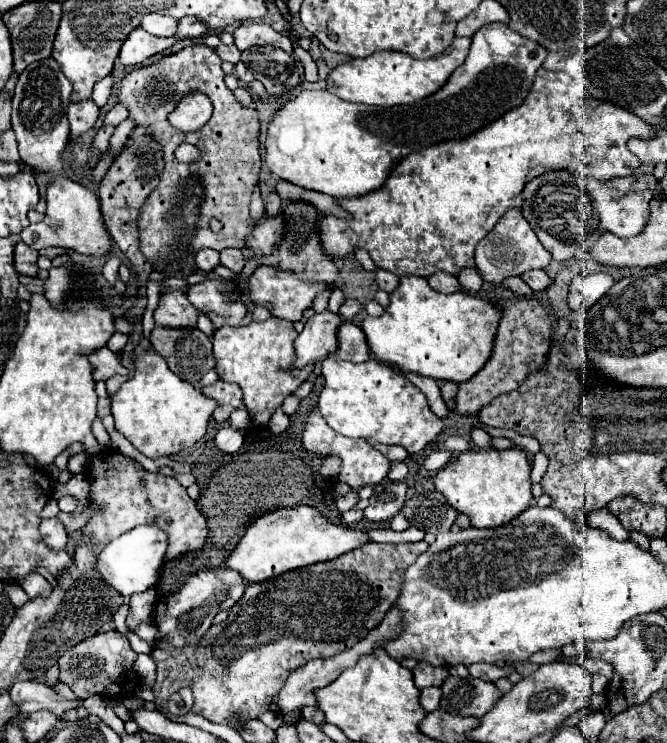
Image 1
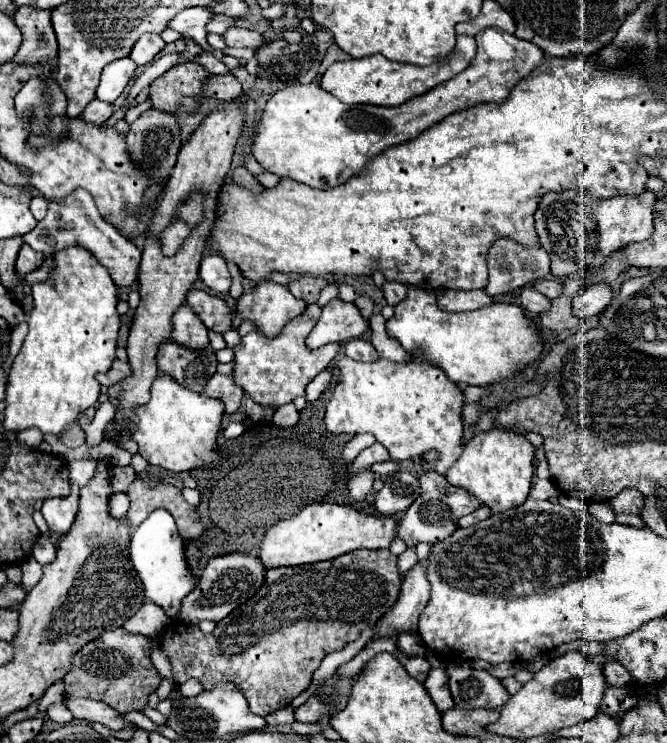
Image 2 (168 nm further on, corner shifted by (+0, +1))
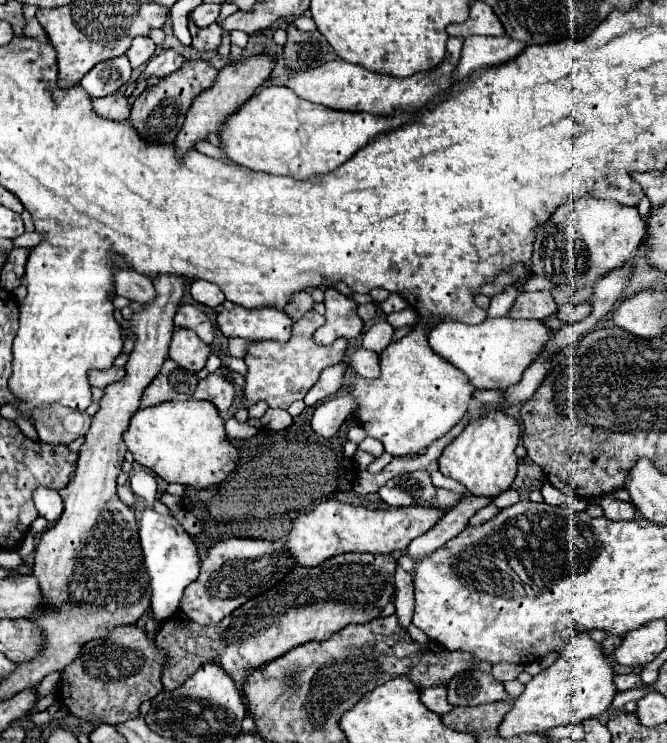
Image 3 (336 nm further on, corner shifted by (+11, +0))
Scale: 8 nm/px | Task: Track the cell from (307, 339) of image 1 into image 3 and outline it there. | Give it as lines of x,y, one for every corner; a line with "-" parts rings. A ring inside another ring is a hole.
325,290
325,324
315,330
317,344
333,344
337,338
357,338
363,332
363,320
357,316
357,304
337,290

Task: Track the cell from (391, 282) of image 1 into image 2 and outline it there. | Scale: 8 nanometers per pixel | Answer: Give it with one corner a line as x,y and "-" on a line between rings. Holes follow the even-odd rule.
388,281
384,283
384,297
386,297
388,305
392,305
392,307
396,307
406,297
406,291
408,291
408,287
404,289
402,283
388,283

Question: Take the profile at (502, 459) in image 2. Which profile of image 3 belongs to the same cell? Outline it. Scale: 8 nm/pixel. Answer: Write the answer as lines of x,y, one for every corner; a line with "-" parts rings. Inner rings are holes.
503,412
485,414
483,418
469,422
467,428
443,450
439,458
439,472
463,484
473,496
495,498
509,490
517,476
519,458
515,456
515,448
519,444
519,434
521,428
515,418
505,416

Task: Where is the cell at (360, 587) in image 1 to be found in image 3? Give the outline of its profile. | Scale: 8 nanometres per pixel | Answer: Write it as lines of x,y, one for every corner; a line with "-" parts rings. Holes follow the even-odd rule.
339,554
321,562
315,568
295,566
277,586
273,586
261,596
247,600
241,608
225,616
219,624
201,626
191,620
183,620
181,616
173,616
165,620
155,636
155,646
167,654
163,676
161,676
163,688
165,690
179,688
187,678
195,674
197,668
201,668
207,662
213,662
231,676
231,680
235,682
237,690
243,696
245,706
249,706
243,694
243,686
253,670
277,660
277,656
283,656
285,652
301,644
307,644
313,640
327,640
331,634
335,634
337,630
343,630
349,624
371,622
375,616
379,616
379,612
387,606
387,602
395,594
393,572
395,572
395,558
391,554

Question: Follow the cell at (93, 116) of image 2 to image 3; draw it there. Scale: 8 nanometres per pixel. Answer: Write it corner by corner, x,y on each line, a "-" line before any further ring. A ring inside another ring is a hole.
121,92
109,94
105,98
95,98
93,100
93,112
101,118
107,120
127,120
129,118
129,106
127,106
127,98

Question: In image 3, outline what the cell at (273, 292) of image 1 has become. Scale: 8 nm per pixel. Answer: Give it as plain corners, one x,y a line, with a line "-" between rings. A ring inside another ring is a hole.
235,304
231,310
223,310
217,316
217,324
227,338
239,336
245,340
285,342
291,336
293,320
285,314
285,310
277,310
273,306
249,310

